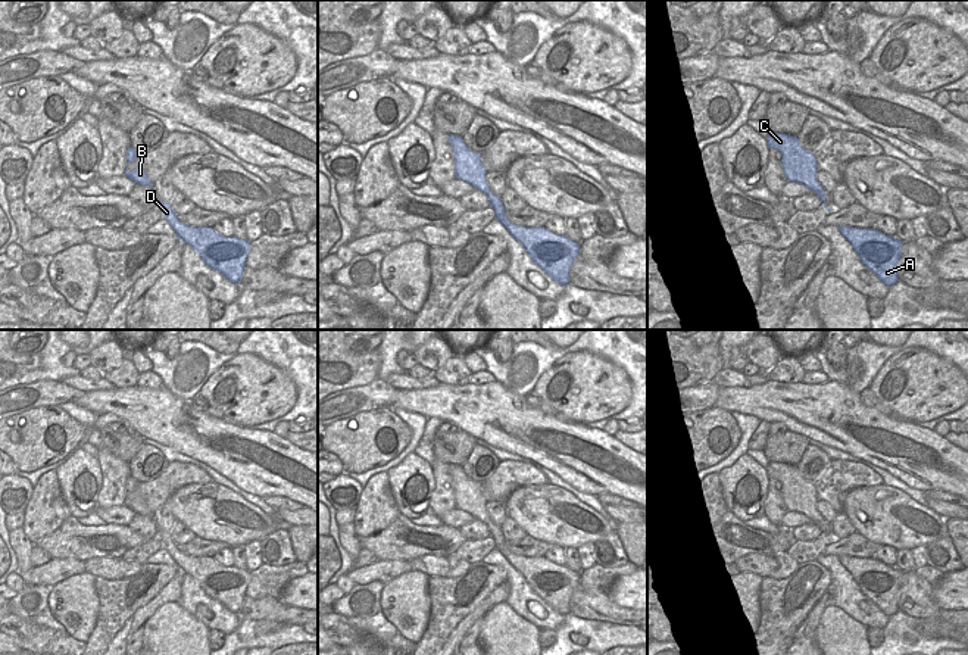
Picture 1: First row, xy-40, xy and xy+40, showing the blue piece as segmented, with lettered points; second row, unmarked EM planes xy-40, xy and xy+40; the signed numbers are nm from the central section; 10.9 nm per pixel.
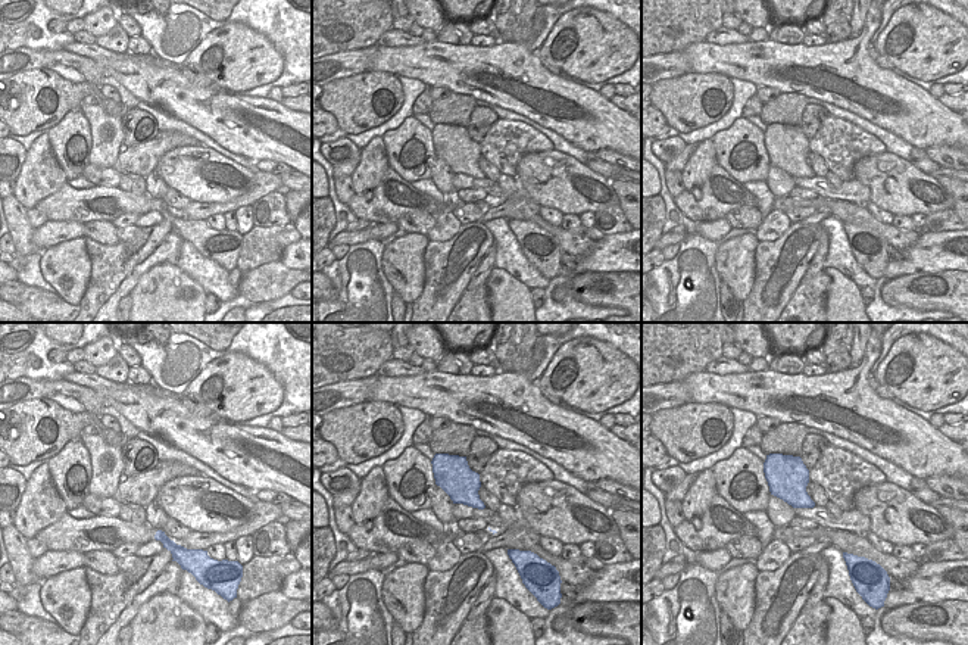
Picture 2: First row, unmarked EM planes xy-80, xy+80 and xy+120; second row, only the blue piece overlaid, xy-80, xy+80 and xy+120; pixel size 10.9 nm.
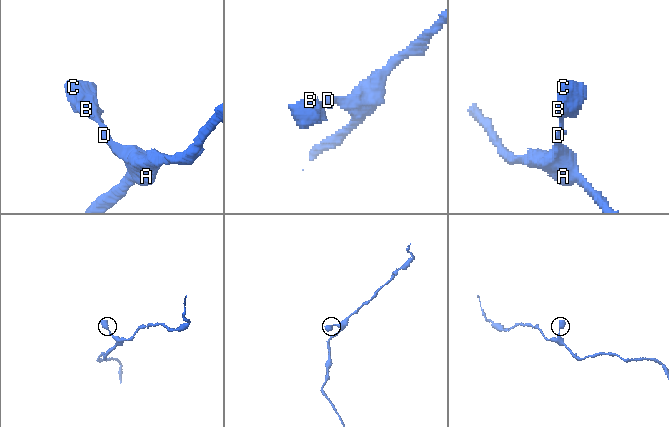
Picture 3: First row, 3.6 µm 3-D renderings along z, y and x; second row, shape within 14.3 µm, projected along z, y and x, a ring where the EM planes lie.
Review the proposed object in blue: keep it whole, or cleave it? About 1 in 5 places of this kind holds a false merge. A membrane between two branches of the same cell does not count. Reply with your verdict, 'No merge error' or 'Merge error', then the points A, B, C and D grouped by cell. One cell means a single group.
No merge error. Groups: A B C D.

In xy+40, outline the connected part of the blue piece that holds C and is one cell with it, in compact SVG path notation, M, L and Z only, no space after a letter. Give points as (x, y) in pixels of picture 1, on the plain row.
M769 462L766 467L768 478L775 478L781 484L781 496L786 503L786 508L793 512L799 512L806 515L811 521L814 521L822 531L824 537L830 542L833 540L831 537L825 536L825 520L821 517L821 514L816 511L816 489L814 481L805 480L796 465L790 464L780 464L780 462Z

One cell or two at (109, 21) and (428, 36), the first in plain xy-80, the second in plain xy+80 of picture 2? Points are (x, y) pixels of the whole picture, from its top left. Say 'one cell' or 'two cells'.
two cells

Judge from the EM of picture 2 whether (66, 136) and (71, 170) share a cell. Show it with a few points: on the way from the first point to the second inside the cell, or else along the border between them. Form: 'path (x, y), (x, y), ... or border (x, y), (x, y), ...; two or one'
path (65, 145), (63, 156), (66, 161); one

